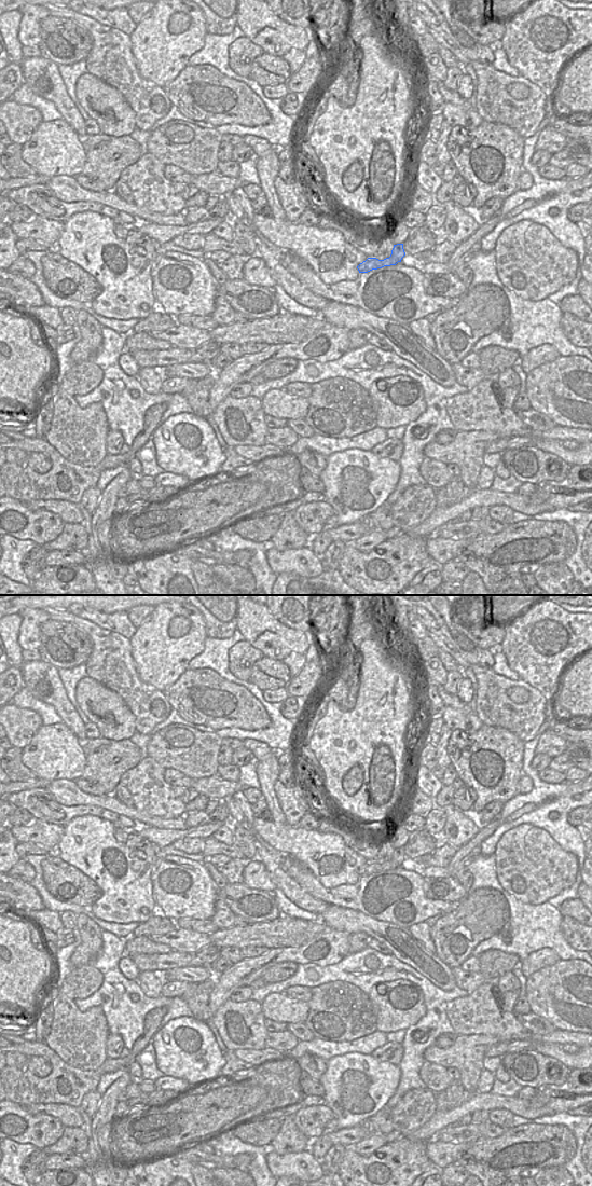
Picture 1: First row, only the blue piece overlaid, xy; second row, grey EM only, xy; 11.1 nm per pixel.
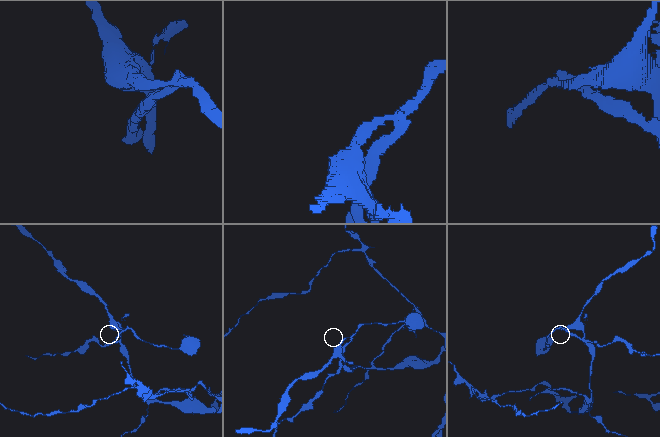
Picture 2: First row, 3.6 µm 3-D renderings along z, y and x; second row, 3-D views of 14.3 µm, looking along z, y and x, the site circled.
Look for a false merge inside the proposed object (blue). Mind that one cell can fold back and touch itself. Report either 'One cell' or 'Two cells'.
Two cells

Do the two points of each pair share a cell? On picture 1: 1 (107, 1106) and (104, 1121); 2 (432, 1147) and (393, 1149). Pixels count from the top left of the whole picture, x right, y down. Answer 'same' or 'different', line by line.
1: same
2: different

